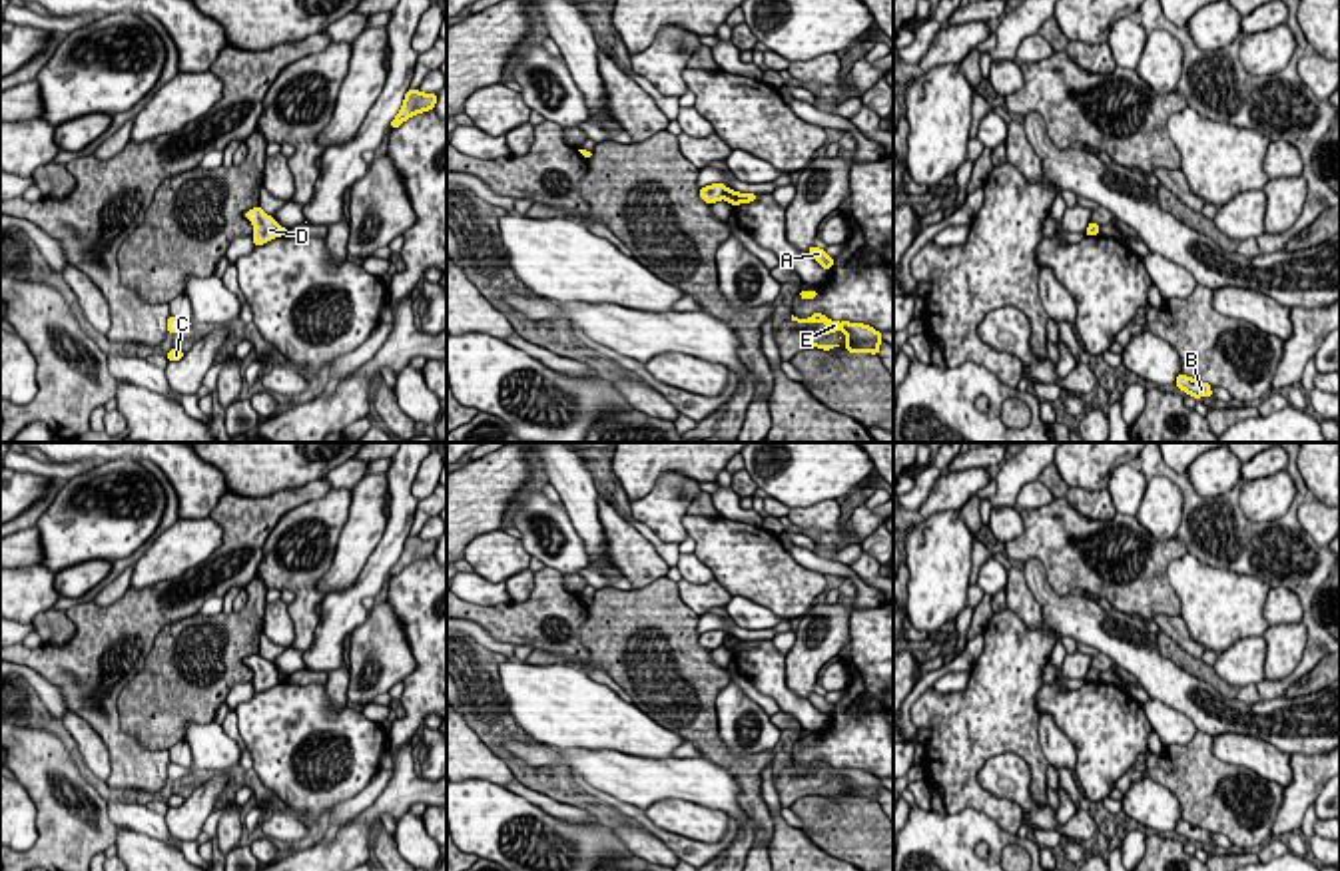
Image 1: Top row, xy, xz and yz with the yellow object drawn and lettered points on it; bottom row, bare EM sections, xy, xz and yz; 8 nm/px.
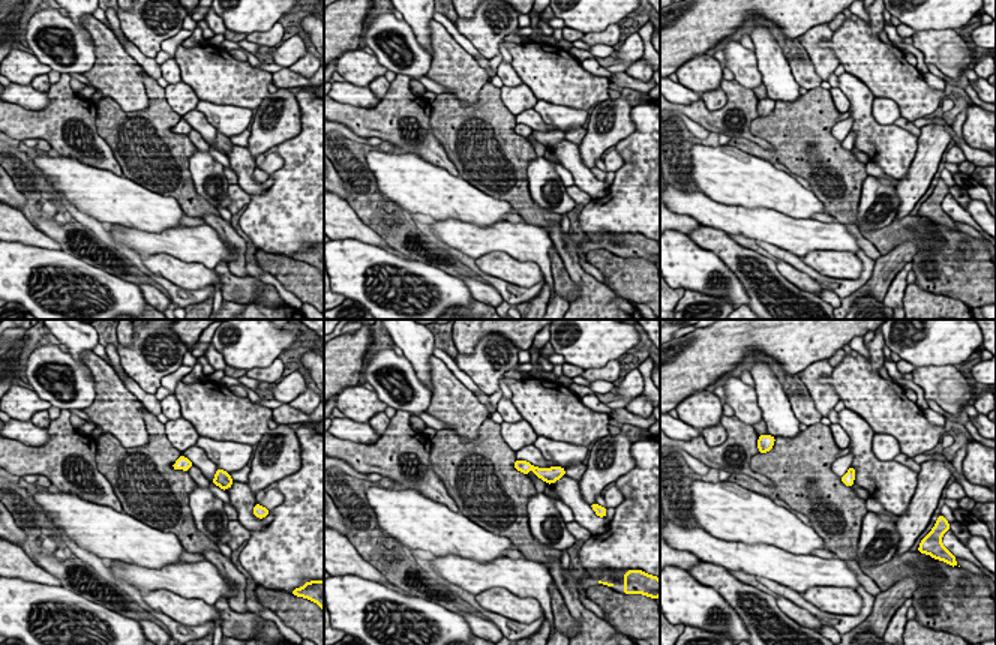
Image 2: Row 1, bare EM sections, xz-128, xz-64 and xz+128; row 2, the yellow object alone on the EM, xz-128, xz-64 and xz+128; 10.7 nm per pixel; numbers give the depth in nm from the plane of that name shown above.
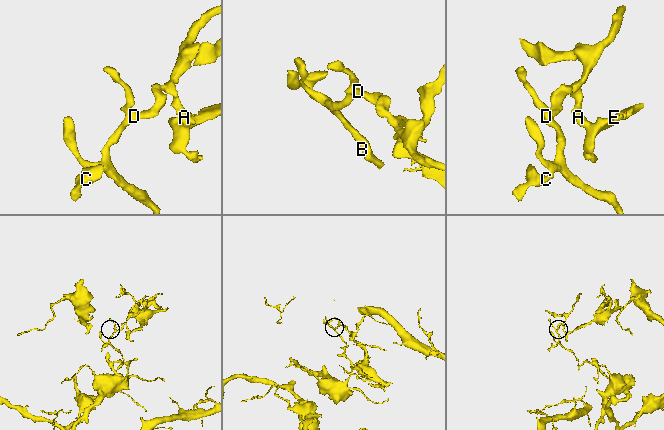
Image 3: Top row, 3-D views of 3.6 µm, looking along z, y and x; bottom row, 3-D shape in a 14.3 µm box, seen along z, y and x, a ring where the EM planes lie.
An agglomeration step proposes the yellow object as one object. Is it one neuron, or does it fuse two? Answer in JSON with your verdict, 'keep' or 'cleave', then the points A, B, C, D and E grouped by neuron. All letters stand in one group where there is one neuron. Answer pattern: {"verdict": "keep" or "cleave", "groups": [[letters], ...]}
{"verdict": "cleave", "groups": [["A", "E"], ["B", "C", "D"]]}

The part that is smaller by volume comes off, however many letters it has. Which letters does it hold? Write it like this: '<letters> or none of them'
A, E

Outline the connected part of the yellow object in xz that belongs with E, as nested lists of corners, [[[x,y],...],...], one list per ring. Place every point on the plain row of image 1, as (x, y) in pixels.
[[[814,759],[808,765],[798,765],[798,763],[792,761],[792,767],[796,767],[796,769],[824,769],[826,771],[824,783],[828,783],[834,777],[843,777],[847,799],[859,797],[859,799],[877,801],[879,789],[883,787],[881,779],[875,777],[873,773],[869,773],[869,771],[849,769],[849,767],[838,769],[838,767],[828,765],[822,759]]]

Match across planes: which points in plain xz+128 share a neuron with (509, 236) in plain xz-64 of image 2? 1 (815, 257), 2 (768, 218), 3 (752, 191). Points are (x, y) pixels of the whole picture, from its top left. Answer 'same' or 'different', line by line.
1: different
2: same
3: different

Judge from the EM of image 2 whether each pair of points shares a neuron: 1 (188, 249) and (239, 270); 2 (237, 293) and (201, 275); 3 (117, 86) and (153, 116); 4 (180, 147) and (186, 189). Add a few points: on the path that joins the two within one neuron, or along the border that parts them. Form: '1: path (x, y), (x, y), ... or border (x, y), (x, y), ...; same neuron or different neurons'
1: border (213, 230), (233, 248), (236, 252), (234, 261); different neurons
2: border (215, 269), (221, 284); different neurons
3: border (143, 74), (149, 104), (137, 111); different neurons
4: path (180, 158), (182, 179); same neuron

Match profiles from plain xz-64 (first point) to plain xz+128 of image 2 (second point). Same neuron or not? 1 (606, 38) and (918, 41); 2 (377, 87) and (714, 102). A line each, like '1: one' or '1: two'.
1: one
2: one

